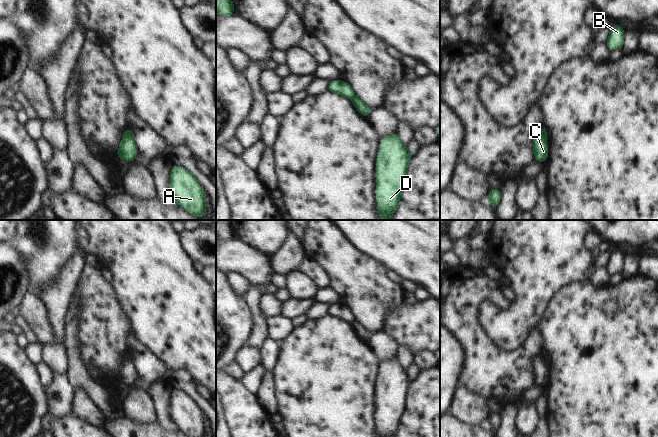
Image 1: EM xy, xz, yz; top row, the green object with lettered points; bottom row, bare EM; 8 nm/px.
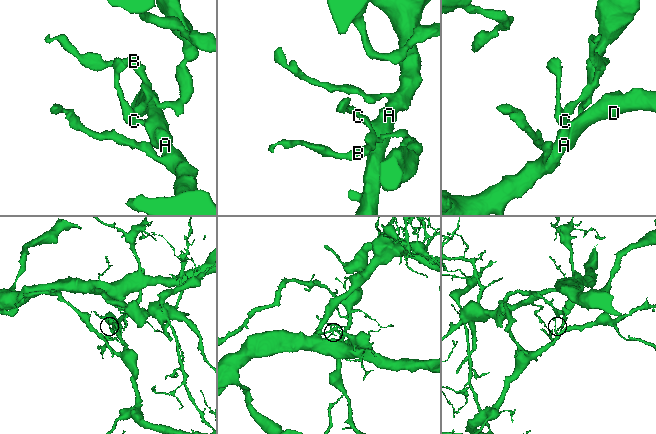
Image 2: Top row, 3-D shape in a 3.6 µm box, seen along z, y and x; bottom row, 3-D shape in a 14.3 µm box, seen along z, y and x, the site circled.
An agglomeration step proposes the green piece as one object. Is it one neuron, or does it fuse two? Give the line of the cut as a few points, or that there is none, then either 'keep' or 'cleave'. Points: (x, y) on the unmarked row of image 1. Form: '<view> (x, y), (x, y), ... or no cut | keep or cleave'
yz (539, 354), (545, 364) | cleave

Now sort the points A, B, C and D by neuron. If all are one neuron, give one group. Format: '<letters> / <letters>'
A C D / B

